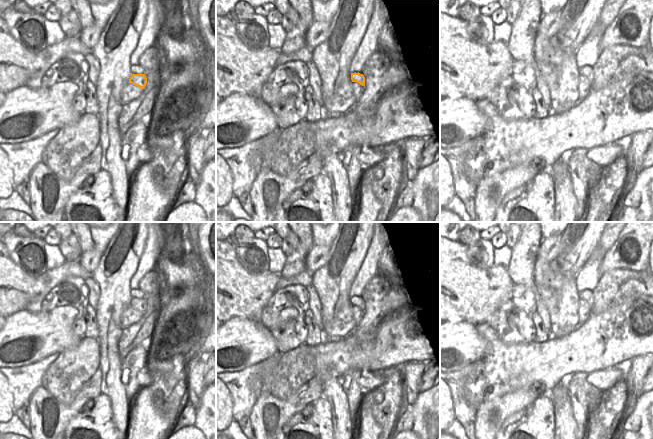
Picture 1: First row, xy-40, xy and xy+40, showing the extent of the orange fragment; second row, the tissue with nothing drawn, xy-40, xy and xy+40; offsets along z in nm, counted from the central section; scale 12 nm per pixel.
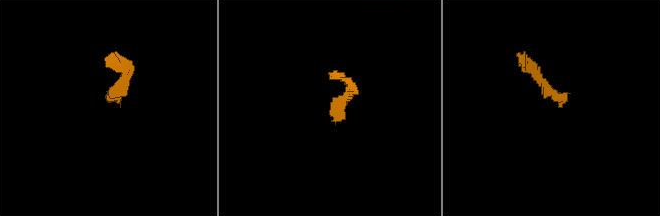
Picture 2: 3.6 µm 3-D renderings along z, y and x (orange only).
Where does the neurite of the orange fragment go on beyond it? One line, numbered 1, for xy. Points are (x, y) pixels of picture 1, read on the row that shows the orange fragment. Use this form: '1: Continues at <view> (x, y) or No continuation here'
1: Continues at xy (358, 89).

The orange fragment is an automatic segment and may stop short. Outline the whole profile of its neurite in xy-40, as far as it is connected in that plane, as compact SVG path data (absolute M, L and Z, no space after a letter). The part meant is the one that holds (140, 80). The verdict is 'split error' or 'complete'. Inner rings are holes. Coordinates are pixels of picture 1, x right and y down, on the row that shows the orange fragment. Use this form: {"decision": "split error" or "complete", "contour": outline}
{"decision": "complete", "contour": "M131 73L129 83L143 89L147 84L147 78L146 78L145 74L132 74Z"}

